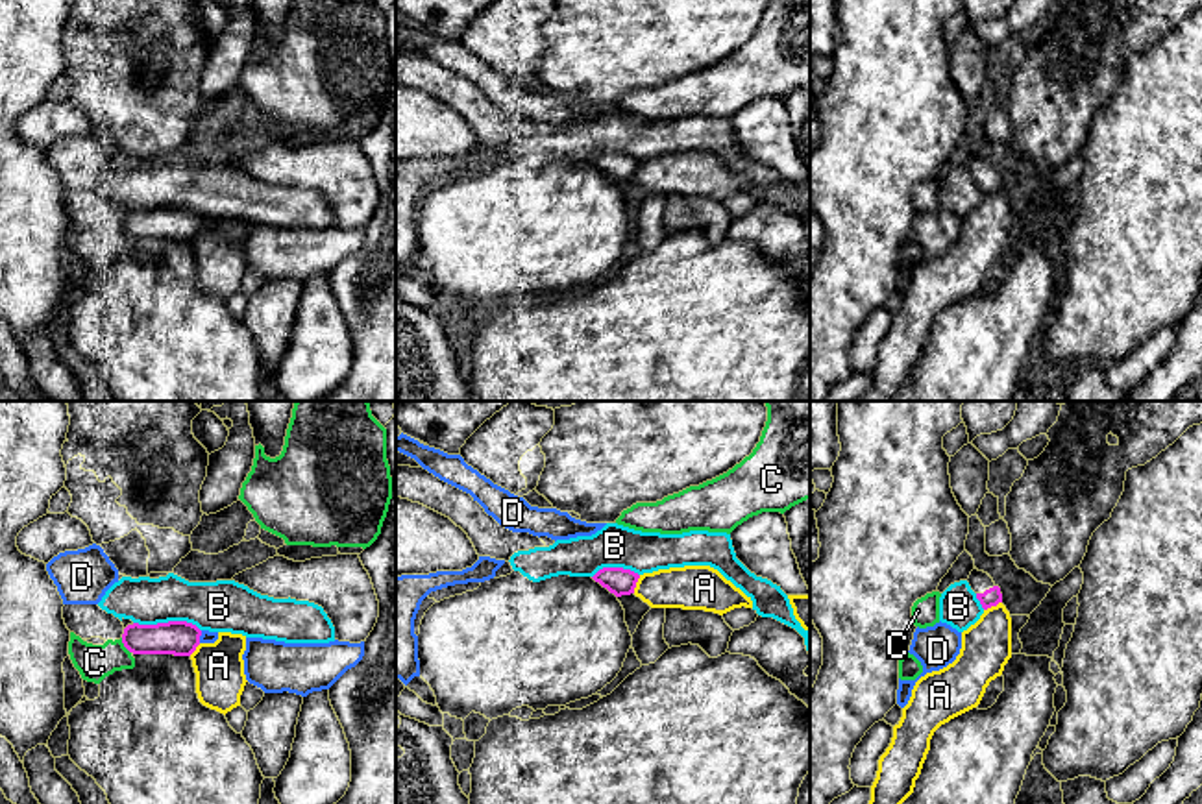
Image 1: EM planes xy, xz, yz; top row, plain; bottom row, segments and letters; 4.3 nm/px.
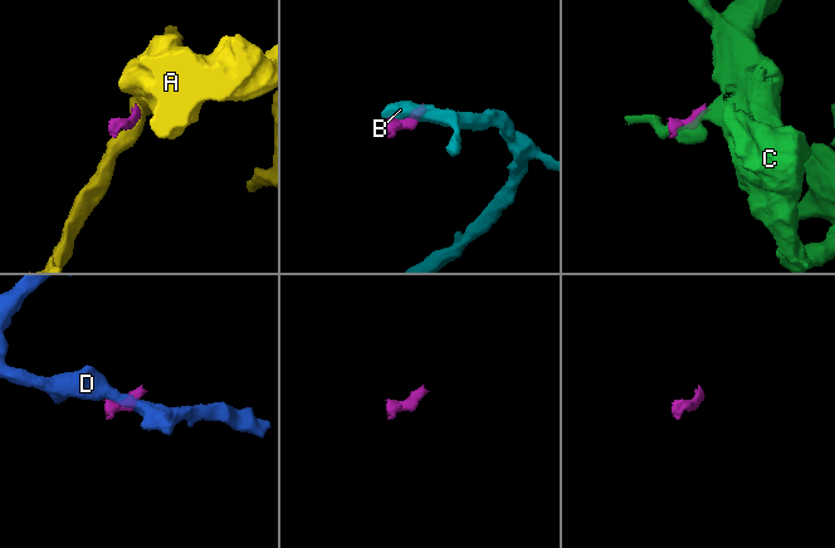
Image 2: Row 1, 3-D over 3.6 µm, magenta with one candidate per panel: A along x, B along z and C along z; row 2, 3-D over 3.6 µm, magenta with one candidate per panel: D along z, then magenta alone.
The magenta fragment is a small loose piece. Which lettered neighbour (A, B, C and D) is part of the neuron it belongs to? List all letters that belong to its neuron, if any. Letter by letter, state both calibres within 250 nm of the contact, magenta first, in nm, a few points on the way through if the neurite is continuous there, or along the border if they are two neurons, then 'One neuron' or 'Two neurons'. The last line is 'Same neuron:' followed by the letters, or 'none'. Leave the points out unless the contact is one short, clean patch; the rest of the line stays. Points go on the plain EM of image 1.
A: Thickness 120 nm (magenta) against 190 nm. Boundary: xz (640, 161), (633, 178). Two neurons
B: Thickness 160 nm (magenta) against 220 nm. Two neurons
C: Thickness 160 nm (magenta) against 160 nm. Boundary: xy (121, 224), (130, 239). Two neurons
D: Thickness 160 nm (magenta) against 50 nm. Boundary: xy (202, 217), (198, 228). Two neurons
Same neuron: none

